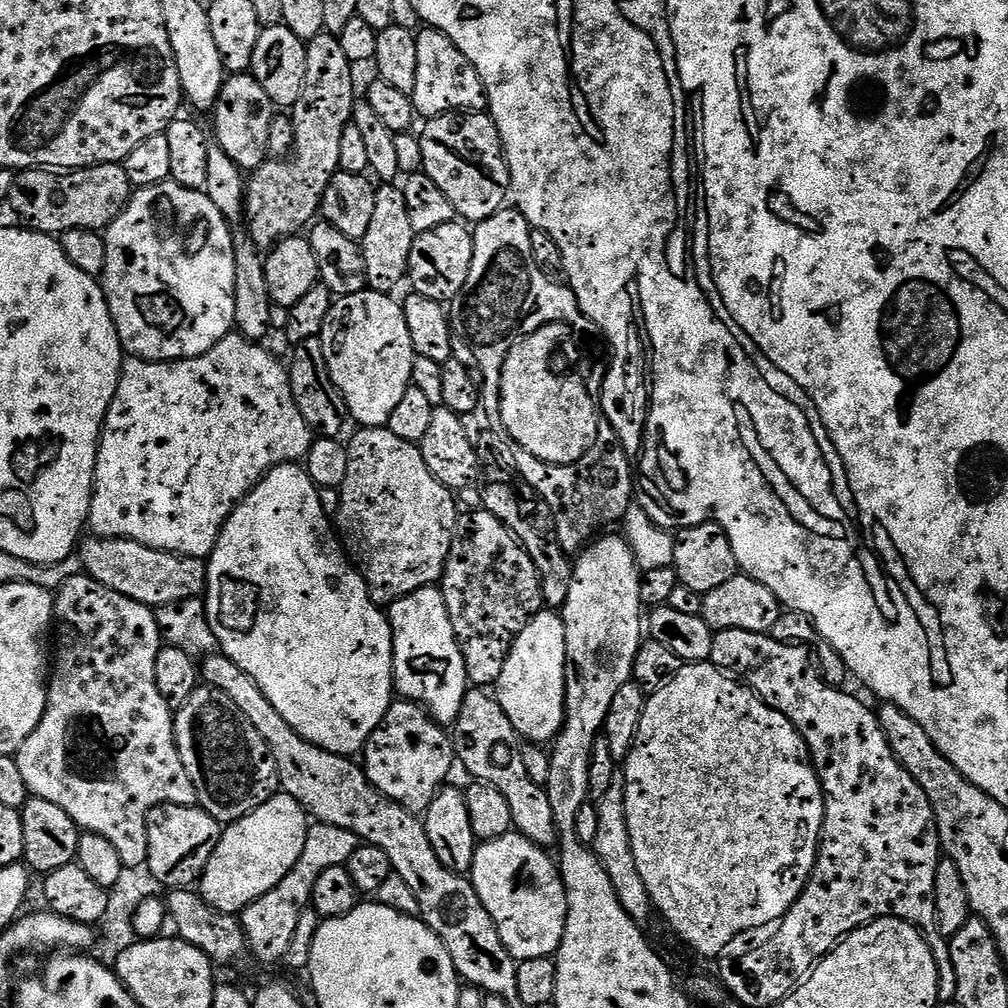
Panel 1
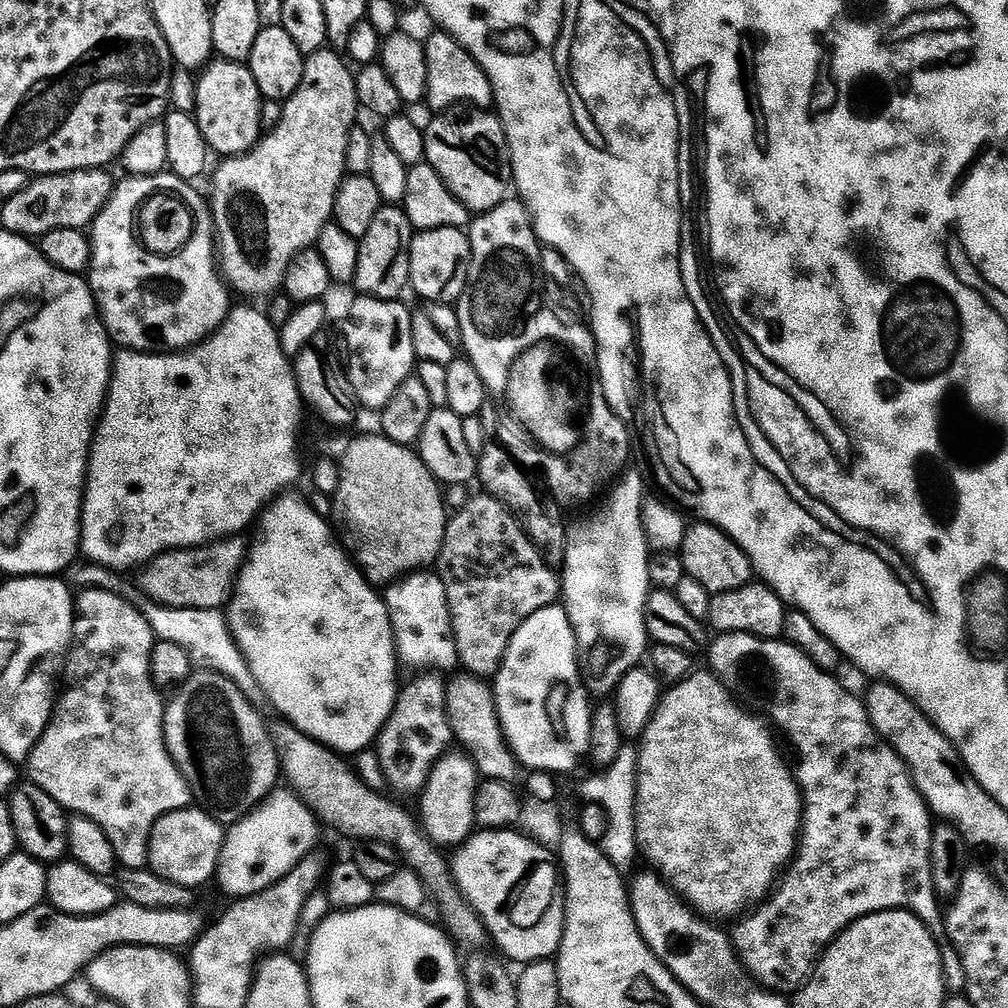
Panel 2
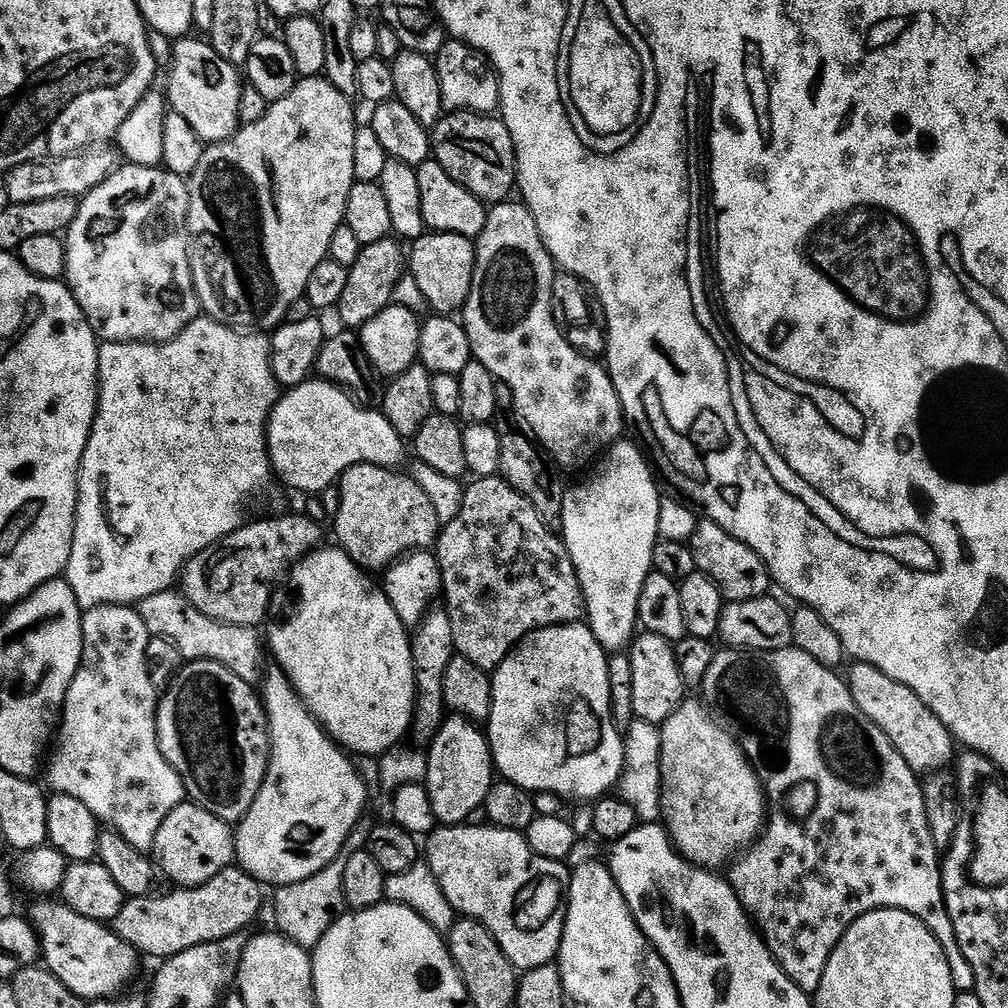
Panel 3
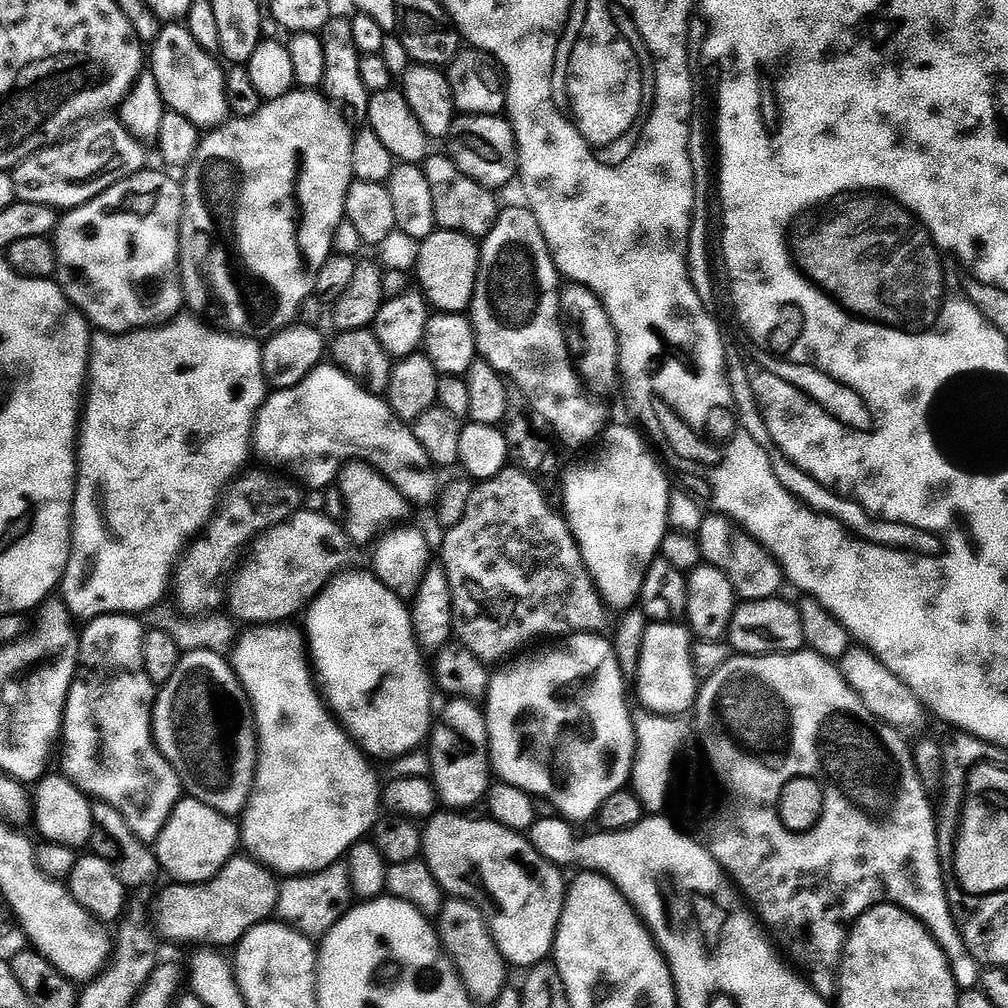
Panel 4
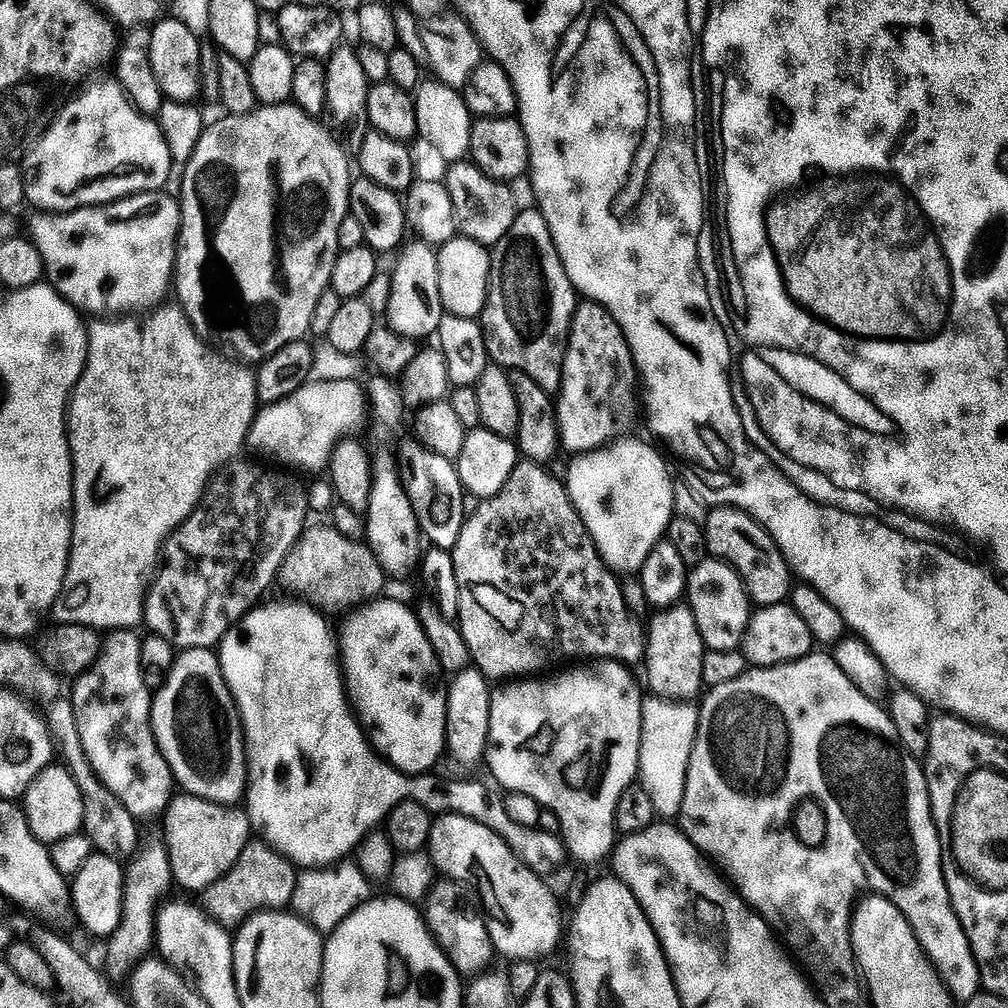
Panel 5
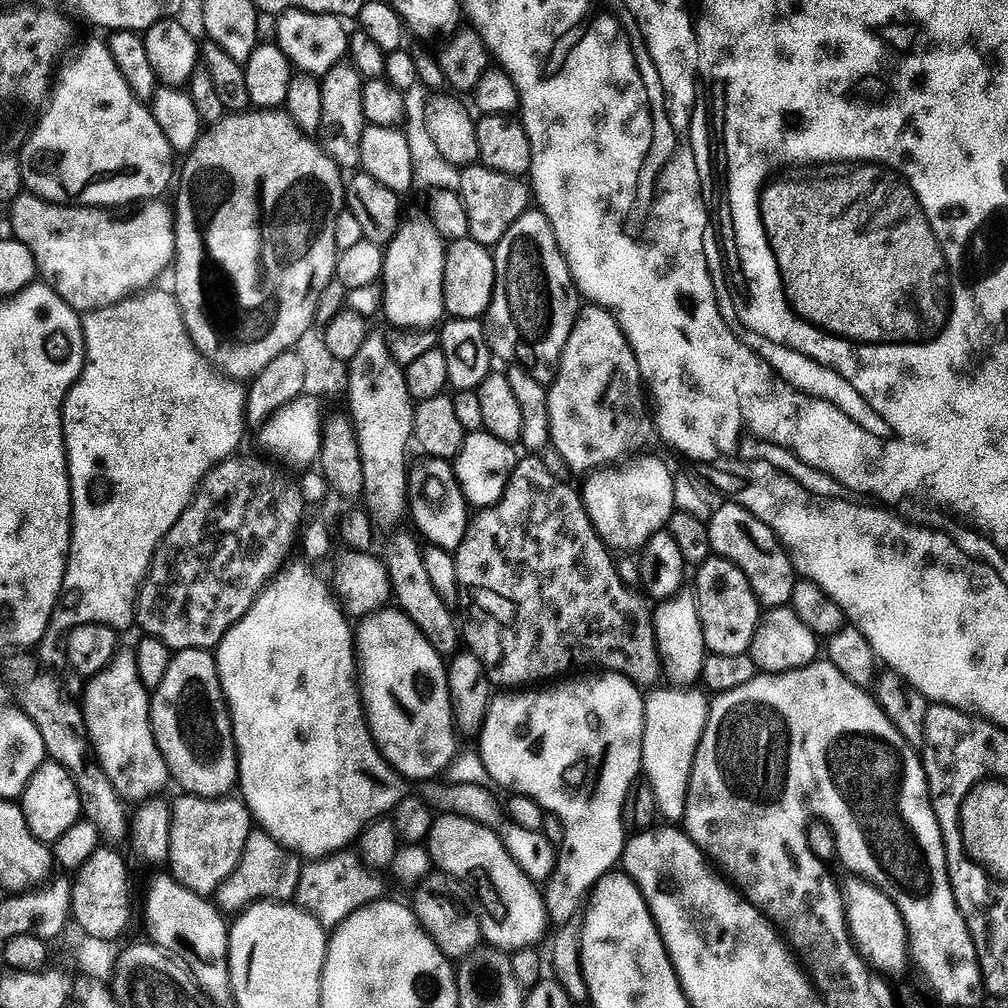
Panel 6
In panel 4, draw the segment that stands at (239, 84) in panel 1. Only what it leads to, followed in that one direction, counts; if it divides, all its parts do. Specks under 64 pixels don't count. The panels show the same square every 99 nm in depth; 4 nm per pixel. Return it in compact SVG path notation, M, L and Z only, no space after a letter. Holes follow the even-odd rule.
M172 22L161 27L156 40L150 44L150 70L158 82L158 90L169 112L182 114L201 130L211 130L229 119L224 73L221 61L206 53L194 40L183 23Z

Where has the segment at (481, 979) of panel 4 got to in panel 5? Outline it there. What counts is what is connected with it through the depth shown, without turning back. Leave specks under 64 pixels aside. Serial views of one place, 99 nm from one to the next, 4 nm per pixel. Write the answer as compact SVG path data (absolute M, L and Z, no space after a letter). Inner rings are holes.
M447 878L433 884L432 893L428 895L423 905L422 915L428 931L436 939L436 945L446 953L448 961L453 964L461 977L482 977L493 967L494 949L490 934L486 930L486 920L475 903L462 895L460 885L453 884Z

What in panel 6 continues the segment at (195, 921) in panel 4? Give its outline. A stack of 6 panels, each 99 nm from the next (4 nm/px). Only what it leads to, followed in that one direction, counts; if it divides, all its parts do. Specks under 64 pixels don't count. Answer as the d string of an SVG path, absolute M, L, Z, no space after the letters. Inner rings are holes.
M253 830L246 838L246 846L238 866L220 887L218 907L225 914L239 914L252 904L291 901L298 890L303 869L304 864L297 853L283 848L270 833Z

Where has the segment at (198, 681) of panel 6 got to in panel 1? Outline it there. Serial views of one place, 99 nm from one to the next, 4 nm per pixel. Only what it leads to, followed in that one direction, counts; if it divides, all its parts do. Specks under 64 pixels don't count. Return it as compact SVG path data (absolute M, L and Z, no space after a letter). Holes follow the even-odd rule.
M207 686L197 687L194 694L181 708L175 709L174 723L176 726L176 747L182 758L182 766L186 766L186 774L194 786L196 804L227 826L247 812L253 812L262 806L271 796L277 795L280 788L280 776L276 773L274 758L270 747L262 740L254 726L250 724L246 714L218 688Z

